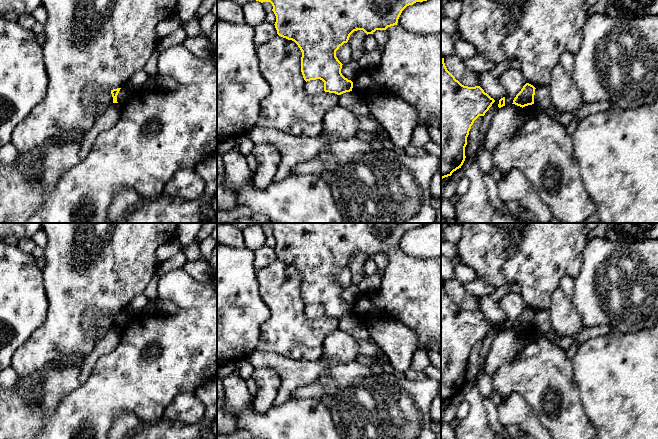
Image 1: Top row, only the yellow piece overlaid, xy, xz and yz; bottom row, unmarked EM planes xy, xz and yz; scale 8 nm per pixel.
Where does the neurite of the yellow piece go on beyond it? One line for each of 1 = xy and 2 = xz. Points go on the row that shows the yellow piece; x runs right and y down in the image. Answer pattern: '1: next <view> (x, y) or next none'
1: next none
2: next none

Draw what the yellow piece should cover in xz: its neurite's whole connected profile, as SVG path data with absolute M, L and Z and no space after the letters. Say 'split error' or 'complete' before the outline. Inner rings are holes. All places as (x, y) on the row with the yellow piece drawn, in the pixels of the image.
complete; M256 0L261 3L270 2L276 16L275 28L277 34L294 41L302 52L301 72L304 80L320 79L324 82L324 91L341 95L352 91L353 82L342 73L342 63L336 57L336 51L347 43L350 35L357 30L363 30L367 35L376 30L386 30L397 25L402 11L409 5L427 0Z

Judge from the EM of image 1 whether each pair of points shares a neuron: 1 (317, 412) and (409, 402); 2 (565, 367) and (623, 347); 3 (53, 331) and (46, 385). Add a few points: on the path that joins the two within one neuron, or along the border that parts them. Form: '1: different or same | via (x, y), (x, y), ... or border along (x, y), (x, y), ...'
1: different | border along (325, 405), (336, 428)
2: different | border along (571, 359), (572, 378), (578, 388)
3: different | border along (58, 359), (47, 361), (29, 374)

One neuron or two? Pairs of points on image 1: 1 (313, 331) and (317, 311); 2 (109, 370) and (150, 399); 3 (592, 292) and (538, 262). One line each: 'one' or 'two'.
1: two
2: one
3: two

